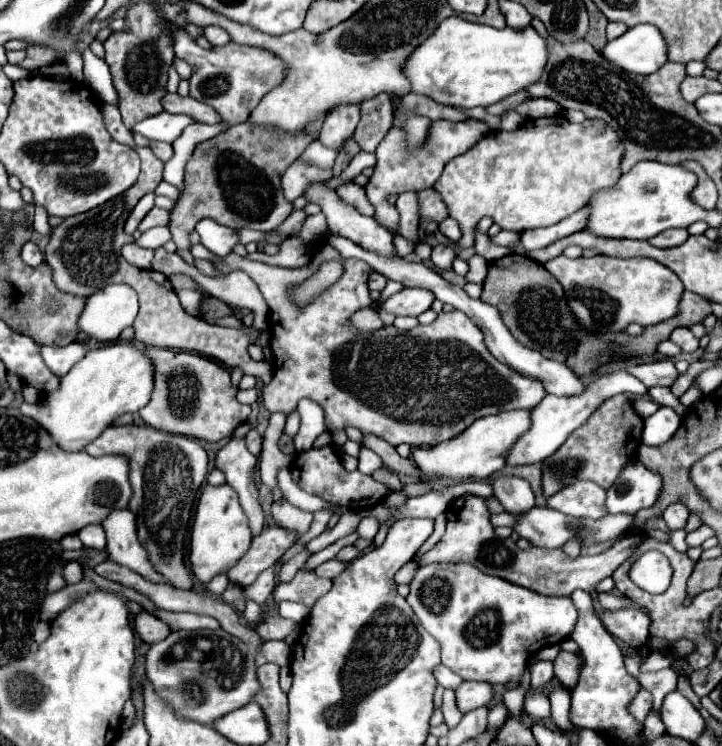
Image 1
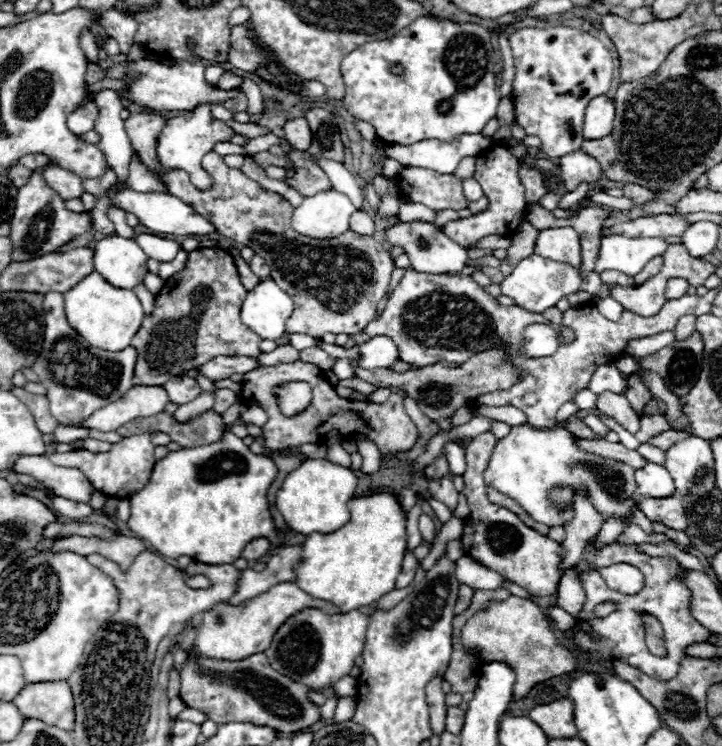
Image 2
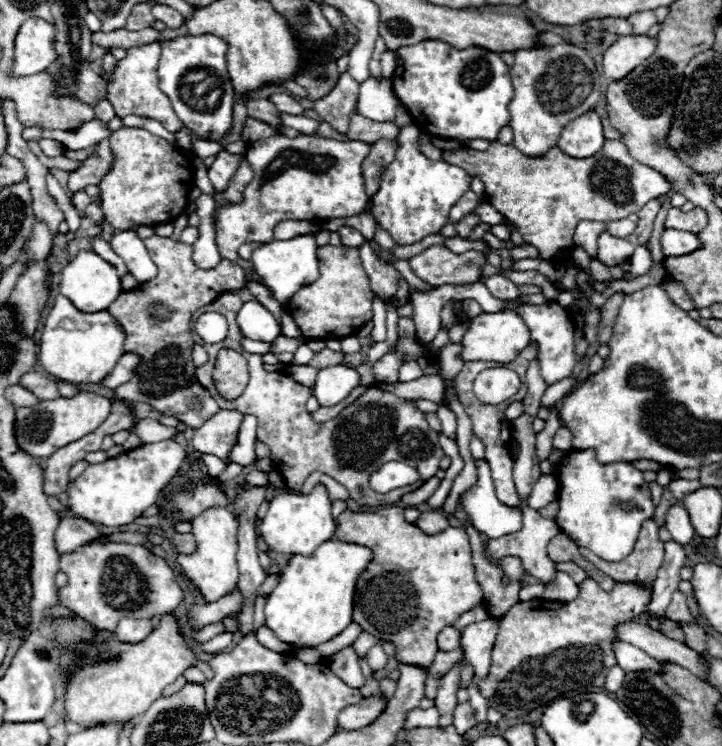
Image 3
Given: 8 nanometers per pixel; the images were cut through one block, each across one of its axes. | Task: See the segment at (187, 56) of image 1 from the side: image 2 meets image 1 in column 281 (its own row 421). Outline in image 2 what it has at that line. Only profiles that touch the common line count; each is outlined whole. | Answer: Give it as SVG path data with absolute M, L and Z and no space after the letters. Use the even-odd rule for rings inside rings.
M44 294L42 312L46 320L44 344L42 352L32 364L32 370L40 376L40 384L46 388L46 398L54 418L64 426L82 426L84 418L114 402L134 386L132 378L138 352L132 346L120 352L88 346L88 342L80 338L80 334L76 334L72 326L68 326L62 294Z

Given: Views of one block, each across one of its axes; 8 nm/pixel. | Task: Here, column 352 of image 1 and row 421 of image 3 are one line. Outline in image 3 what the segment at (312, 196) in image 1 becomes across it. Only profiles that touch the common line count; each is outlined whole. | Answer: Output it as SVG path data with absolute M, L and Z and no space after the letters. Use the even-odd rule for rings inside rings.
M220 410L204 426L194 430L192 448L200 454L214 454L226 466L230 464L230 450L236 444L244 414L236 410Z

